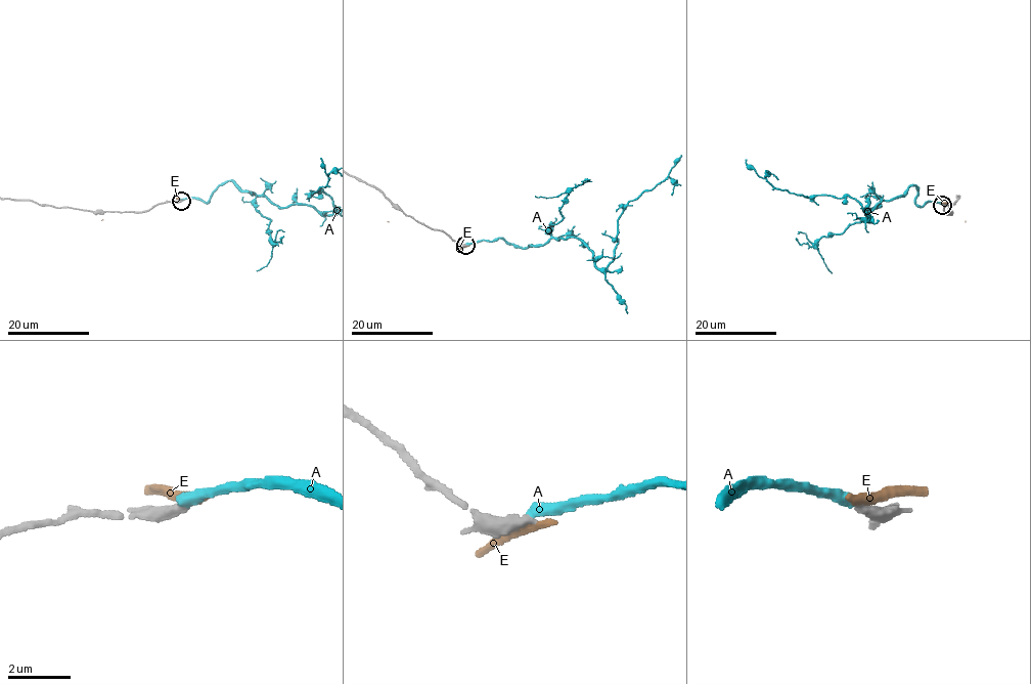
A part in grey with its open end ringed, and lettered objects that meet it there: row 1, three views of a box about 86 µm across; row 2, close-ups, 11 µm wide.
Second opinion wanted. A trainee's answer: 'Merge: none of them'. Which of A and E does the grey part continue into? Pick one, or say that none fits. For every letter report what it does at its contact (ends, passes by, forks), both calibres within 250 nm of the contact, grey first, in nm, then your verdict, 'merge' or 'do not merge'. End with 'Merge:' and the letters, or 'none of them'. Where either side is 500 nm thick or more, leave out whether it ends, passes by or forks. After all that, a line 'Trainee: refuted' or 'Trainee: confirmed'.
A: it ends; calibres 360 and 360 nm; do not merge
E: it ends; calibres 400 and 360 nm; do not merge
Merge: none of them
Trainee: confirmed

